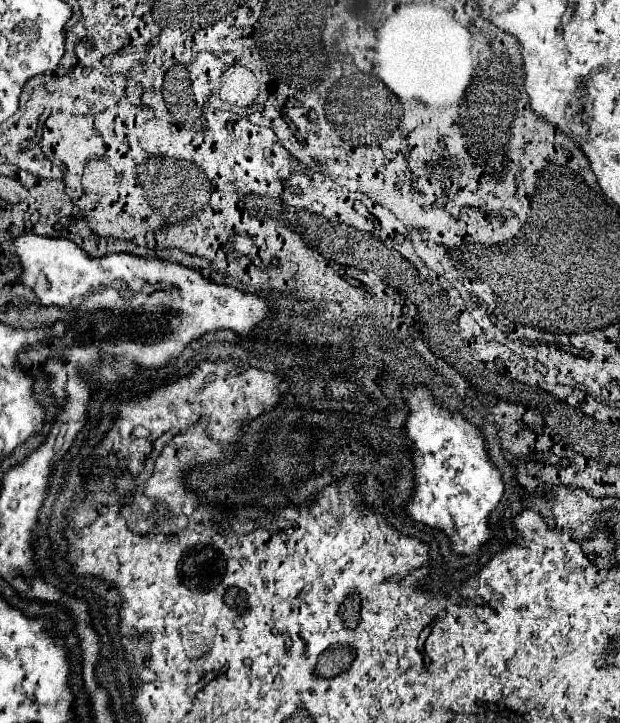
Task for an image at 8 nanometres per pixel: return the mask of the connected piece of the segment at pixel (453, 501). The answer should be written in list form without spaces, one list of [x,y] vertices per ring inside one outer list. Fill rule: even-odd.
[[[423,386],[401,390],[401,394],[411,408],[405,436],[413,442],[415,462],[415,496],[407,514],[431,528],[445,530],[453,552],[473,554],[493,536],[487,518],[503,498],[501,472],[489,462],[483,434],[471,422],[435,404],[433,394]]]

